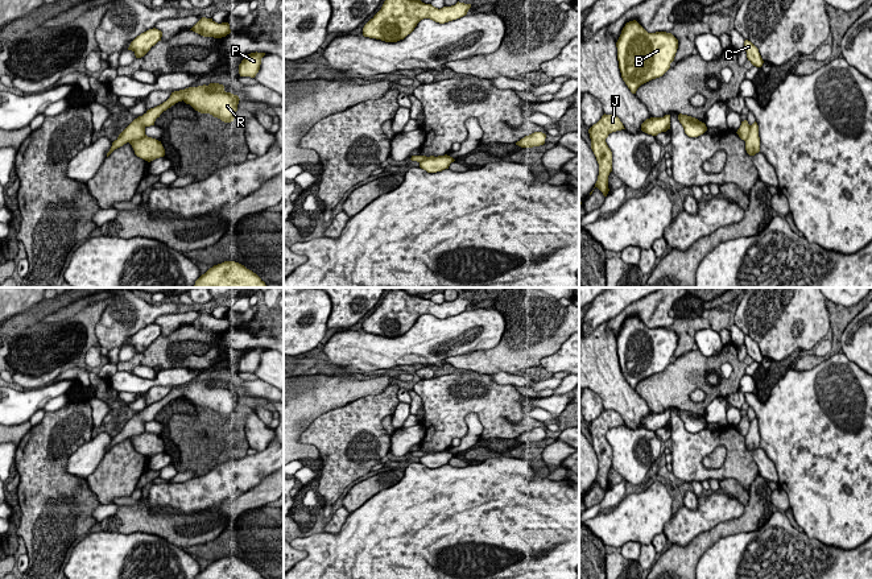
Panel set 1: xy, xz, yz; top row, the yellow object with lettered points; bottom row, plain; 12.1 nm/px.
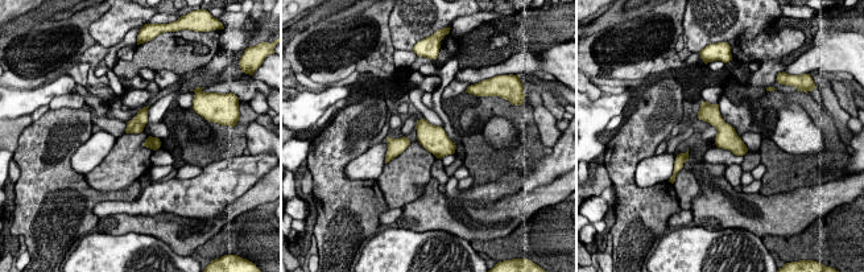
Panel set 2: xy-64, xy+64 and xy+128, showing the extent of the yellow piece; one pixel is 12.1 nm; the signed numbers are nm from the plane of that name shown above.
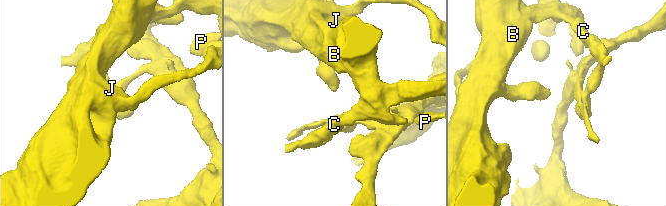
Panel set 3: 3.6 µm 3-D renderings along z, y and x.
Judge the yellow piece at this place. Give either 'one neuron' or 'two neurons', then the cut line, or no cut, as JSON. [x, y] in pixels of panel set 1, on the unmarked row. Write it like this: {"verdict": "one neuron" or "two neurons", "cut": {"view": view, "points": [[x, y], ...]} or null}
{"verdict": "two neurons", "cut": {"view": "xy", "points": [[145, 430], [128, 437]]}}

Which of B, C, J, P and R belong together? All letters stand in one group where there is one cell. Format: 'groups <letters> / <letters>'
groups B C J P / R

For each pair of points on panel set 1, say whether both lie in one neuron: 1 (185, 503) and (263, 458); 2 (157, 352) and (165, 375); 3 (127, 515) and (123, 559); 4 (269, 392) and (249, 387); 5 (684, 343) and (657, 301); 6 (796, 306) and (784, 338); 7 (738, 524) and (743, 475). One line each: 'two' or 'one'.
1: one
2: two
3: two
4: one
5: two
6: one
7: two

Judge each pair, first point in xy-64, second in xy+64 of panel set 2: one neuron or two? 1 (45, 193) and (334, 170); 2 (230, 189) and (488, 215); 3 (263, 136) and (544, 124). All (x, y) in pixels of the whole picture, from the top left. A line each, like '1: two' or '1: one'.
1: one
2: two
3: one

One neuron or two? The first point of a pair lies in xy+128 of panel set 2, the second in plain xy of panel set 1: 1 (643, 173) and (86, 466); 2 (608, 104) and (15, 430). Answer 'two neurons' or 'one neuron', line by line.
1: one neuron
2: two neurons

